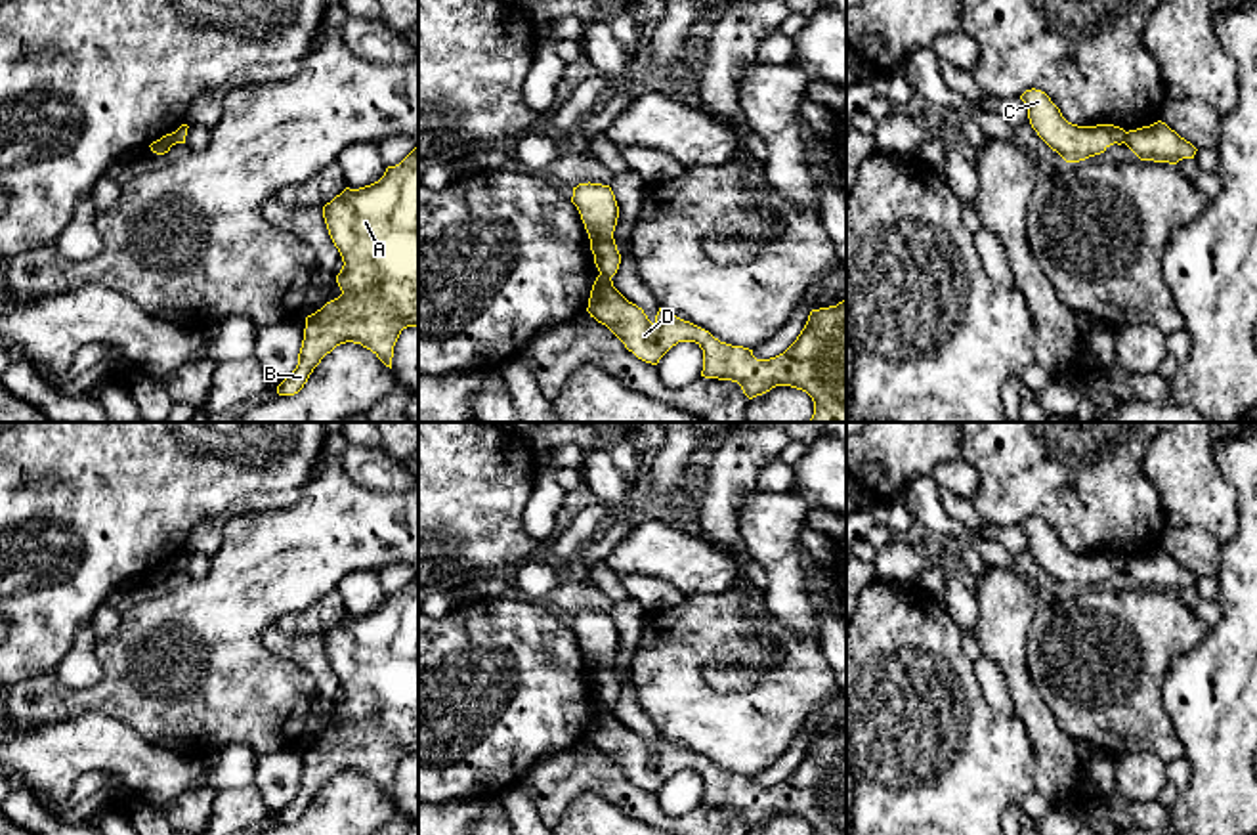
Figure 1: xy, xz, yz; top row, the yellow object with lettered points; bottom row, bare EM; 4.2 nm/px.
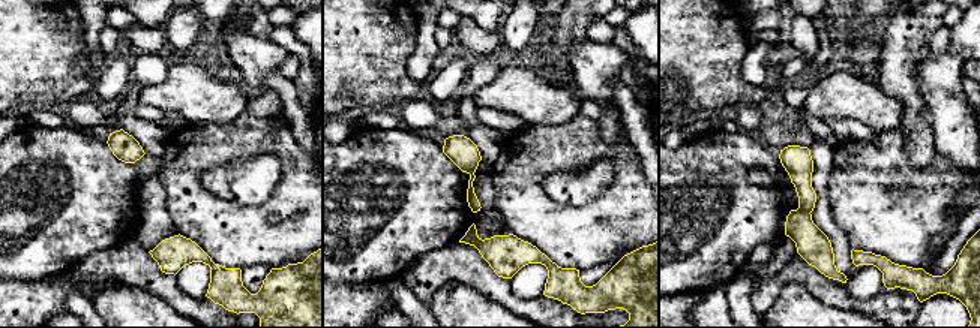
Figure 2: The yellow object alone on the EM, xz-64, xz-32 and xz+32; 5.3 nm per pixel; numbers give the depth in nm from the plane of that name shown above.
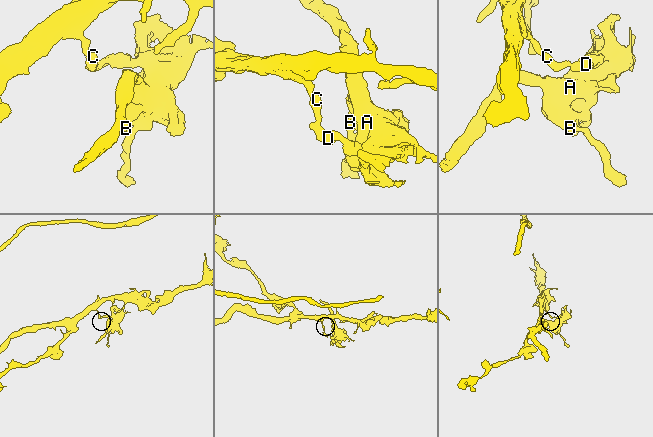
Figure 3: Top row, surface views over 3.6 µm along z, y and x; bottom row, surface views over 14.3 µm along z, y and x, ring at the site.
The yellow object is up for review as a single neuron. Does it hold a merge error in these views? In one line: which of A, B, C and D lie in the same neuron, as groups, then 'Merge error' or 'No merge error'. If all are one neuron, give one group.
Groups: A B D / C. Merge error

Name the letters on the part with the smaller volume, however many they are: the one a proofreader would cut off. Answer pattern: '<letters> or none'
A, B, D

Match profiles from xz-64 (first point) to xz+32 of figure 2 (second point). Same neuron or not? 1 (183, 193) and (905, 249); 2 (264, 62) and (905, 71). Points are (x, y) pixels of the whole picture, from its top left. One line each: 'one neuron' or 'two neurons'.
1: one neuron
2: two neurons

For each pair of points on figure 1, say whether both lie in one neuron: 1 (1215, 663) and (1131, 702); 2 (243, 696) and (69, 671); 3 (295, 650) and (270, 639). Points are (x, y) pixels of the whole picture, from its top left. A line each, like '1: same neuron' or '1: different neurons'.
1: different neurons
2: different neurons
3: same neuron

